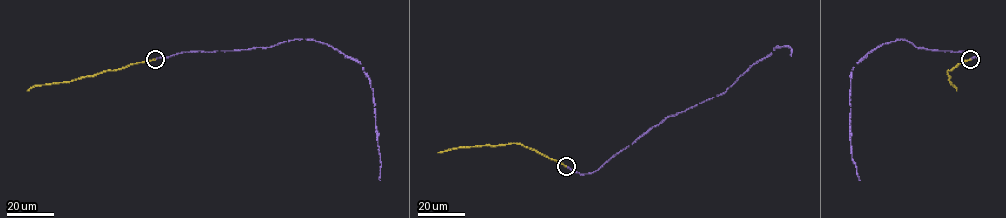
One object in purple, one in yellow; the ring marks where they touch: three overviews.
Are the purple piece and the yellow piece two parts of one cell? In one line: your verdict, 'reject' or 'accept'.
reject

